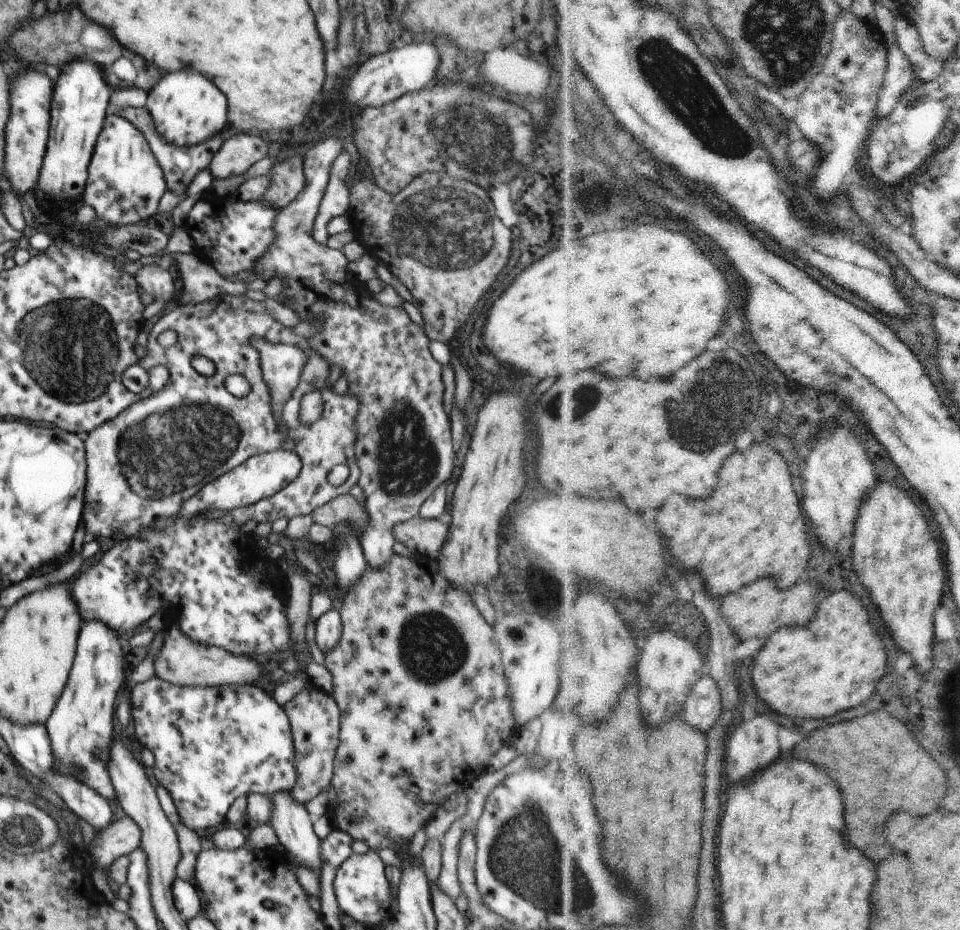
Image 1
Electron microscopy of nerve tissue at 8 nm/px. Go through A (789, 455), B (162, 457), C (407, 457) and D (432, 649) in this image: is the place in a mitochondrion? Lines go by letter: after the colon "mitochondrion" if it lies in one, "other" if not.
A: other
B: mitochondrion
C: mitochondrion
D: mitochondrion

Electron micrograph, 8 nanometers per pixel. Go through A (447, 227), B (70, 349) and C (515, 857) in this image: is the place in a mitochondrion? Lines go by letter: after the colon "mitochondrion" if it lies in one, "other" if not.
A: mitochondrion
B: mitochondrion
C: mitochondrion

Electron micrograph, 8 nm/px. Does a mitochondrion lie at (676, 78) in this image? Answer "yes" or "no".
yes

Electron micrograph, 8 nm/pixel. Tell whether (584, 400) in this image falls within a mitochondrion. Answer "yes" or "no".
yes

